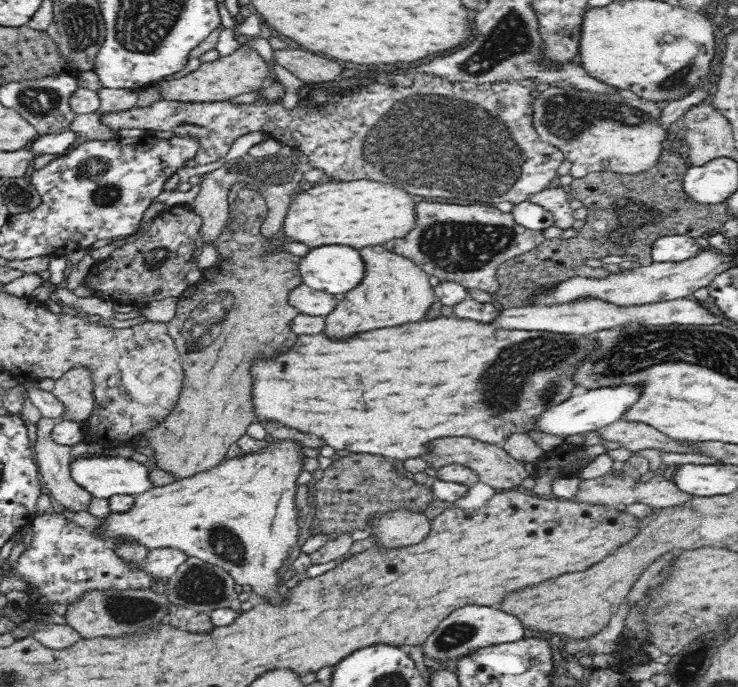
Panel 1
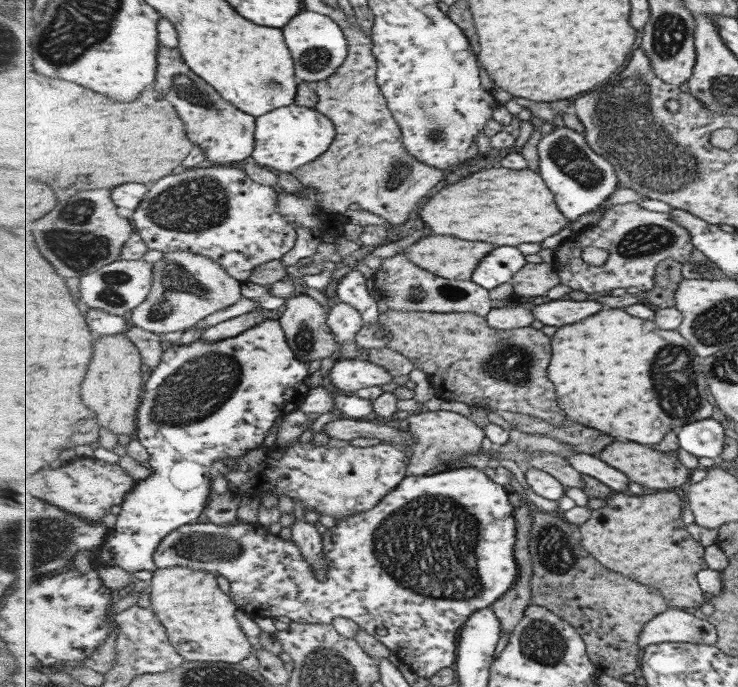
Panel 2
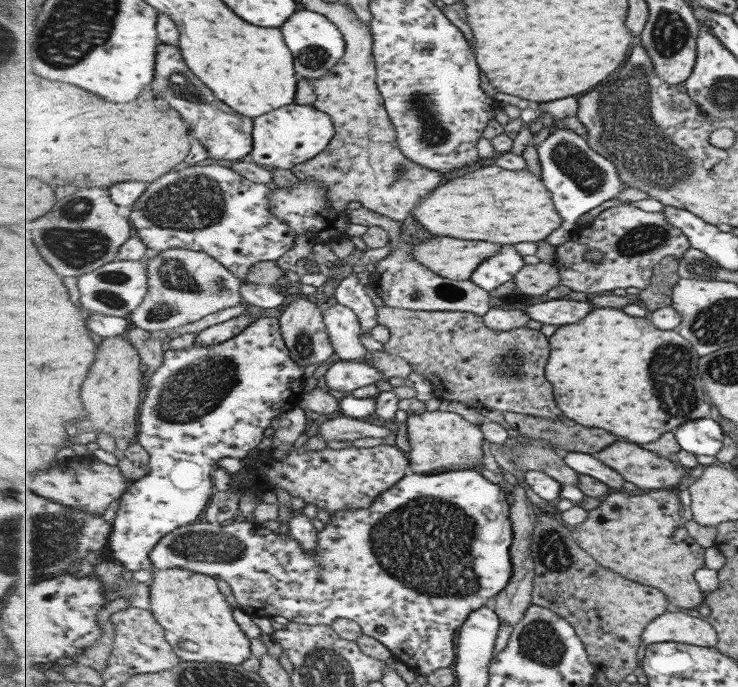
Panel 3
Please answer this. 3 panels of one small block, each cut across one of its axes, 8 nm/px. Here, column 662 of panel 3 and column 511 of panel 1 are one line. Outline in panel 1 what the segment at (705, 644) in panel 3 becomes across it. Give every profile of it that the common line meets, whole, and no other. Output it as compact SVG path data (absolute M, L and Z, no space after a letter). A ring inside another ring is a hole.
M461 606L441 620L422 648L427 658L437 662L452 662L478 649L523 640L524 630L515 616L502 612L497 606Z

